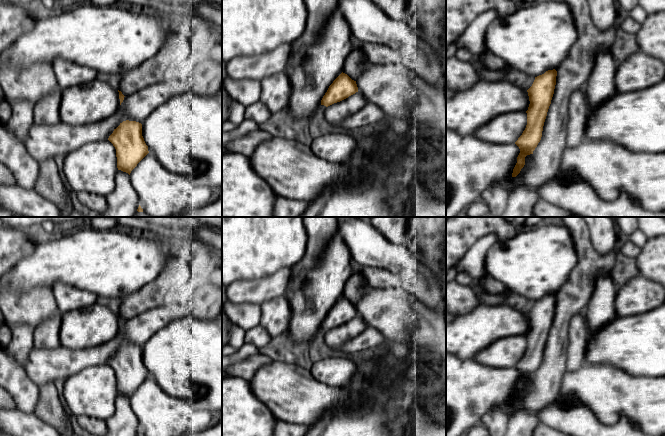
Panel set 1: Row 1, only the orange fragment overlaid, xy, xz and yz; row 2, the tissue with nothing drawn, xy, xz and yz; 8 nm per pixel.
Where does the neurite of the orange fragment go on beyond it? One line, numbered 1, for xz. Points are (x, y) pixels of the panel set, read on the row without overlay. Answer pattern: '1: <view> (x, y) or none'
1: none

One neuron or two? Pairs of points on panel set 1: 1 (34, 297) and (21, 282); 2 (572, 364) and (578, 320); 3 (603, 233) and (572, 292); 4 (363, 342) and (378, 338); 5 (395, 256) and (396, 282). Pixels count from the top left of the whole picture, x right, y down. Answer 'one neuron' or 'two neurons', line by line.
1: two neurons
2: one neuron
3: two neurons
4: one neuron
5: two neurons

